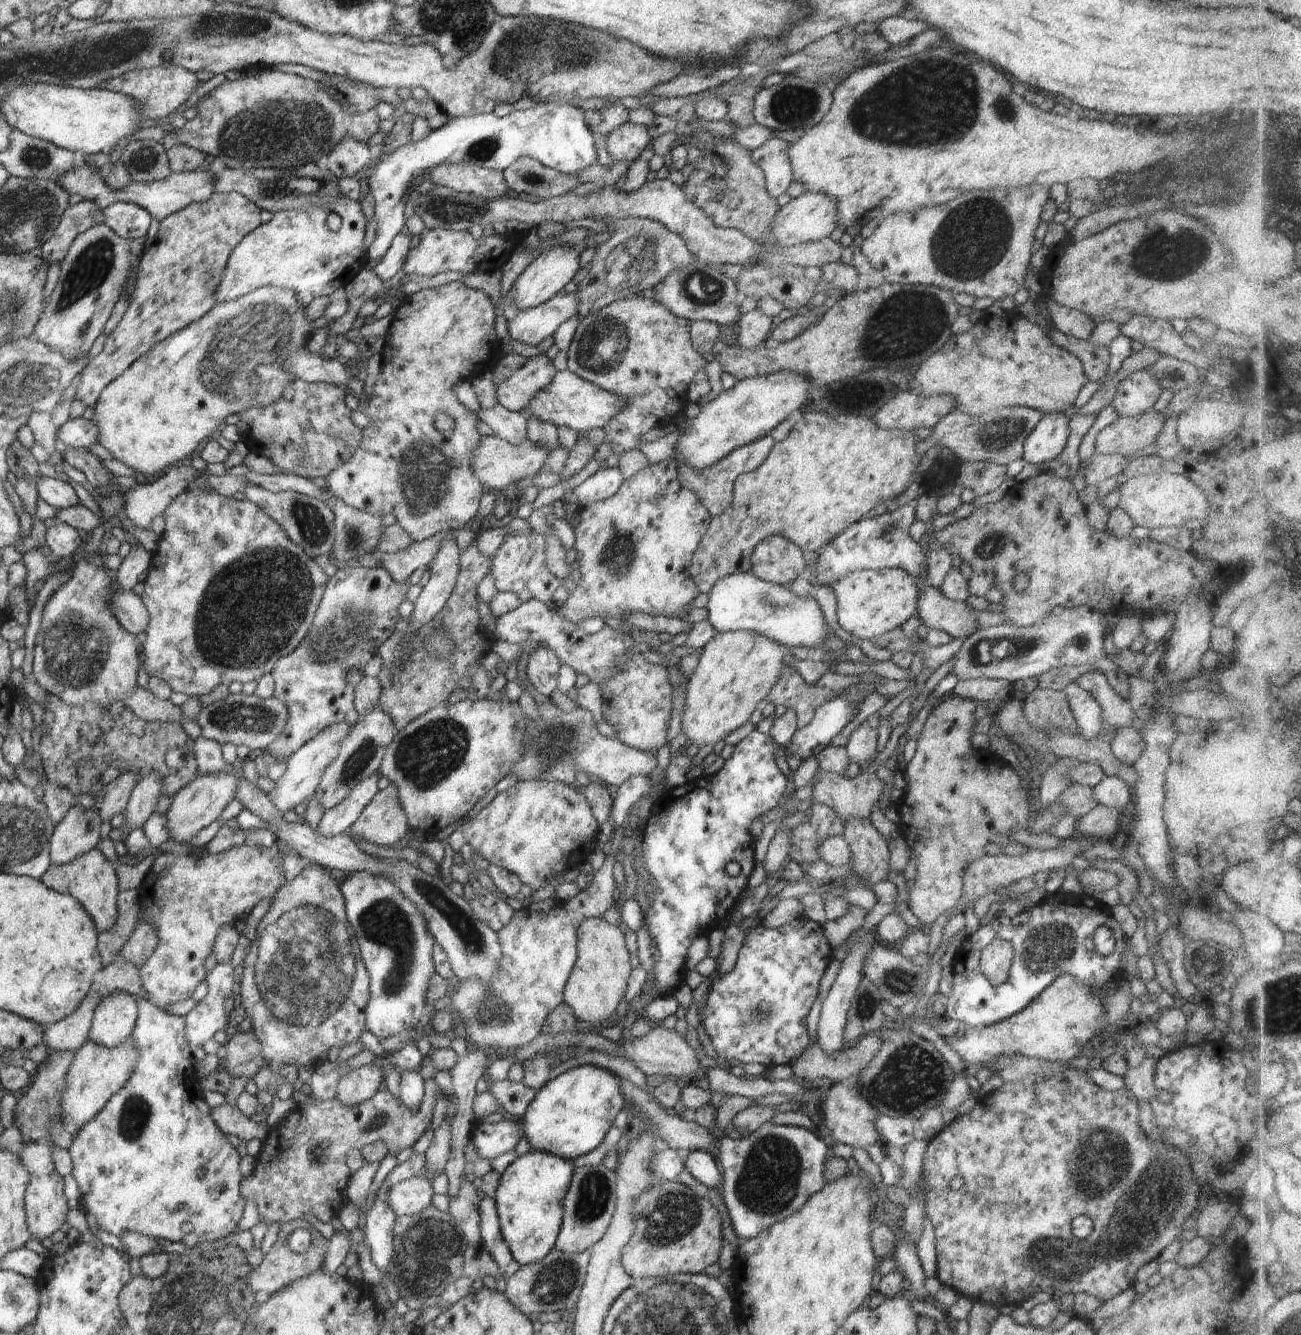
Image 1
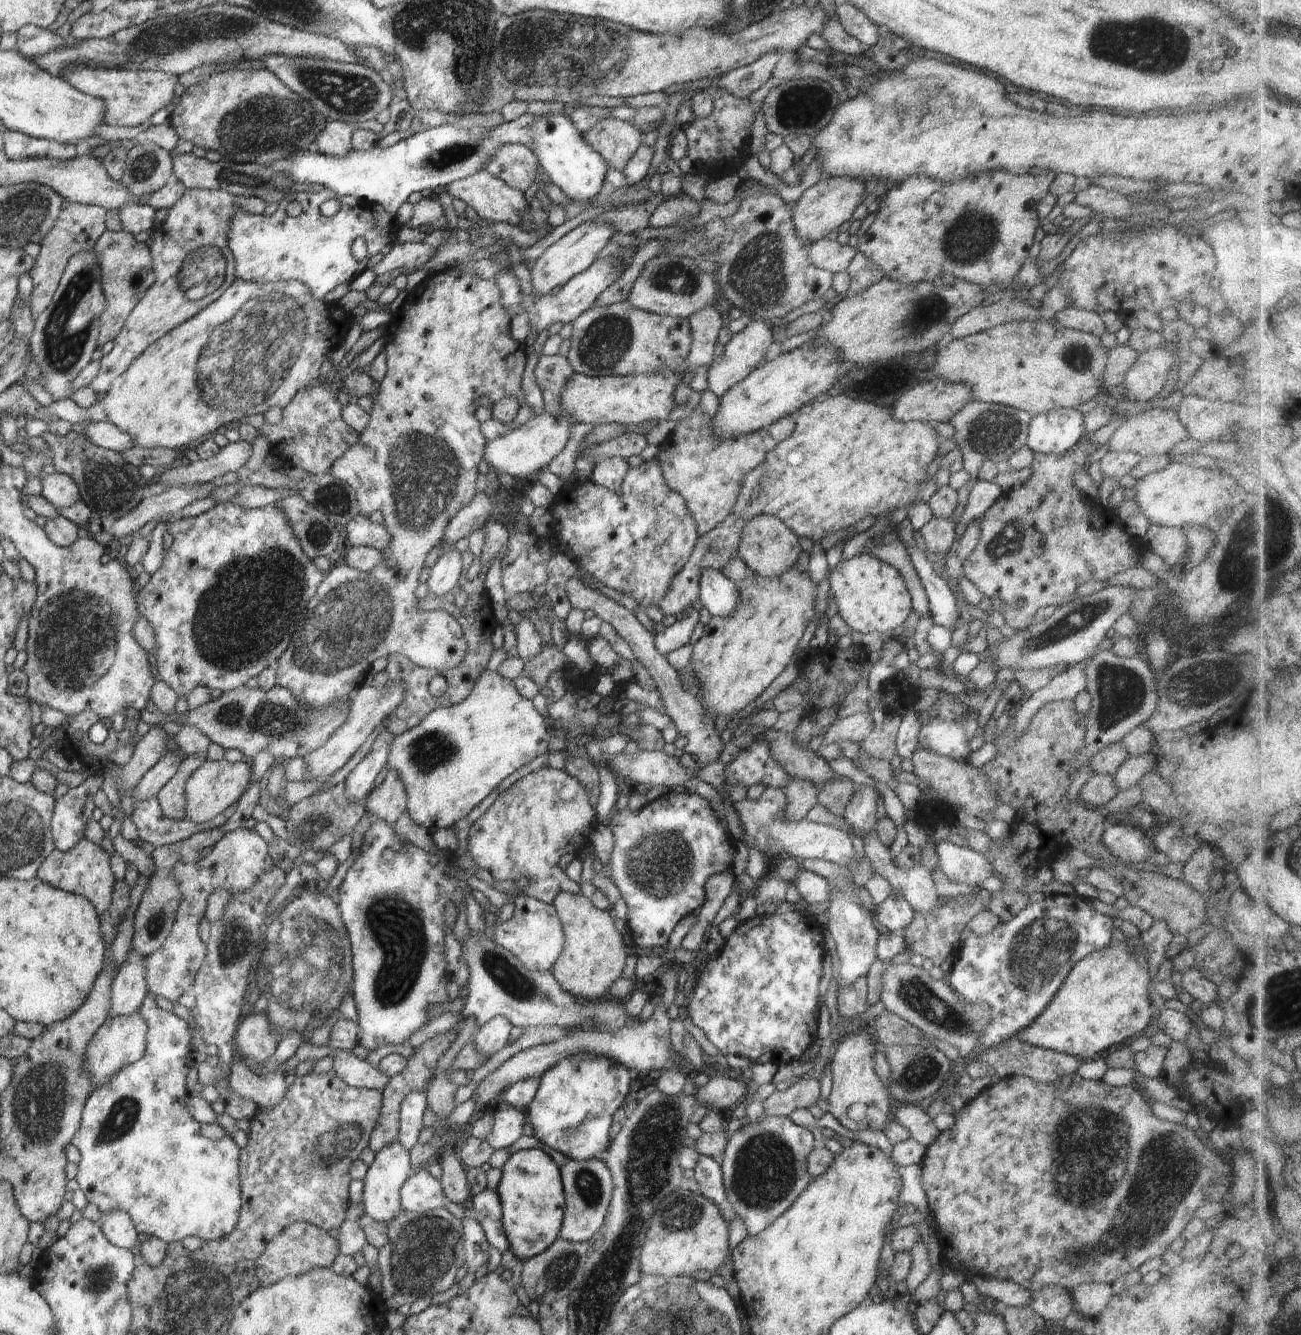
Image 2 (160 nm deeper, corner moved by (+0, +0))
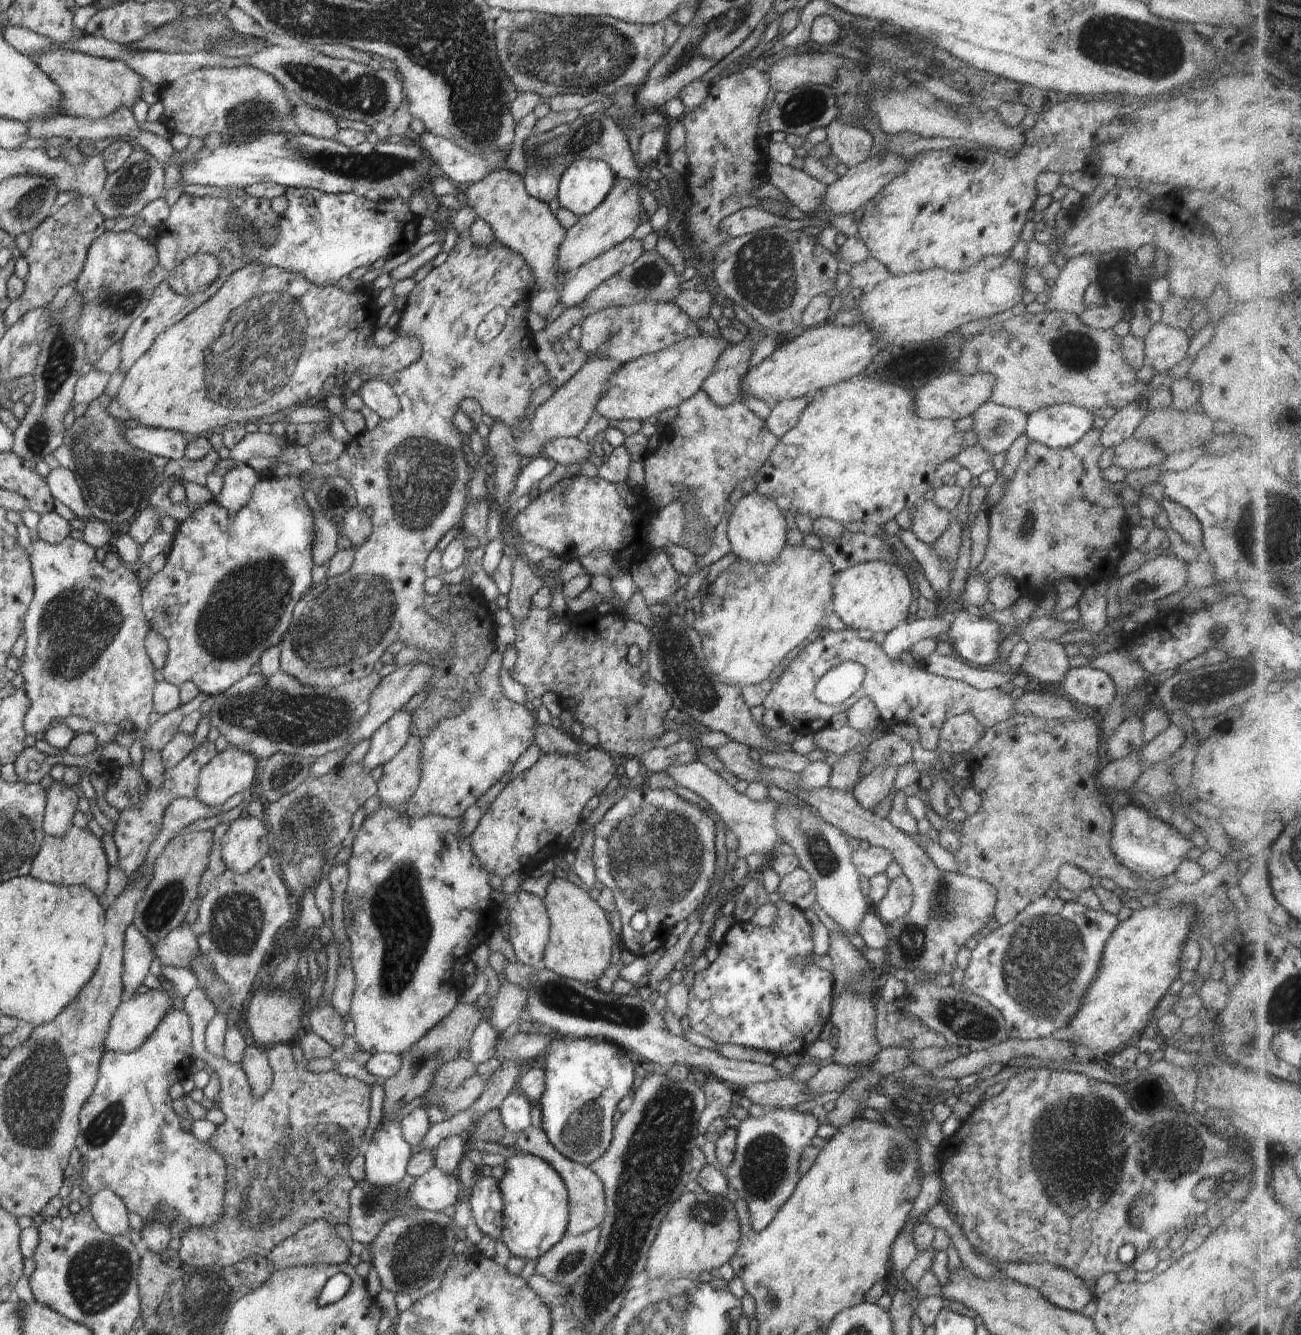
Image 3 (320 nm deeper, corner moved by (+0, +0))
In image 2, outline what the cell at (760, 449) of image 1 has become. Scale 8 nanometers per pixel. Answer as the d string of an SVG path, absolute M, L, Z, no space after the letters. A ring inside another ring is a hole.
M706 389L701 393L700 402L695 410L677 422L673 433L659 444L659 451L654 457L670 490L684 499L684 504L694 519L700 537L708 534L732 512L746 474L762 464L766 455L777 445L765 428L737 437L719 437L711 427L712 417L716 416L718 407L719 398Z

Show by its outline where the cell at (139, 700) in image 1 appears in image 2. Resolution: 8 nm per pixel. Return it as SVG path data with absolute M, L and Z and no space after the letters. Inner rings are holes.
M276 684L273 686L270 690L262 690L259 686L256 687L248 687L248 685L242 685L238 688L235 688L231 691L223 692L218 698L216 697L216 700L207 702L205 705L202 705L201 707L198 707L194 710L189 710L189 712L186 715L182 715L180 719L180 724L189 724L195 727L198 727L198 730L202 732L202 734L205 734L211 742L215 742L216 744L220 744L222 748L236 748L236 750L240 750L242 754L244 755L245 759L248 759L250 761L253 761L258 754L261 752L268 752L272 754L273 757L277 758L278 760L284 758L296 758L297 756L305 757L306 755L309 755L310 753L313 753L315 750L318 750L321 746L324 746L324 743L330 738L330 735L339 727L342 726L342 724L345 723L345 720L349 717L349 712L351 710L351 702L350 701L336 701L334 704L325 706L325 707L318 707L317 709L313 709L312 707L309 707L306 703L303 703L302 701L299 701L292 693L290 689L287 689L286 687L281 687L280 685Z

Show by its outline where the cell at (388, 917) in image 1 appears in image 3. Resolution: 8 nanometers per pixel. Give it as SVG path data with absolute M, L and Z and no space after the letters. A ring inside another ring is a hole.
M381 806L368 815L356 833L352 846L352 854L347 860L349 879L344 894L343 926L349 938L351 965L355 974L353 997L351 1000L350 1016L355 1024L354 1038L363 1050L376 1053L394 1053L400 1056L418 1039L421 1039L429 1030L438 1024L459 1003L459 998L465 992L461 968L479 944L486 944L490 934L497 927L497 914L500 904L491 897L493 889L490 887L492 876L481 866L479 858L473 851L469 837L460 839L461 817L450 818L439 814L429 814L422 818L412 818L410 815L401 816L398 811L390 807Z

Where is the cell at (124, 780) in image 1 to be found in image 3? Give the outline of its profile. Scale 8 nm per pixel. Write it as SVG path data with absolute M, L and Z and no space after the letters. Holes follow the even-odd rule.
M179 708L162 715L158 721L145 730L142 741L143 748L161 752L177 733L178 726L180 726L183 718L184 715Z

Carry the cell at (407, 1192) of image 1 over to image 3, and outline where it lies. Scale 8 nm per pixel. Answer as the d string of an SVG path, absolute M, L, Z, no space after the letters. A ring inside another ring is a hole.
M431 1167L427 1172L420 1175L418 1179L409 1188L409 1193L413 1201L422 1210L442 1212L444 1208L454 1205L457 1201L458 1190L461 1188L461 1182L458 1175L447 1175L438 1167Z

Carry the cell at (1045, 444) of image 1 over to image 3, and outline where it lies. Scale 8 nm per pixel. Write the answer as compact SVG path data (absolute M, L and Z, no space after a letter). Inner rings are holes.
M1062 403L1027 415L1025 433L1030 441L1063 449L1078 442L1093 428L1093 422L1093 412L1072 403Z

